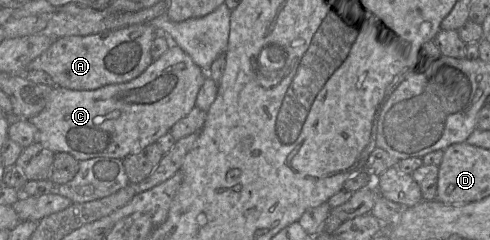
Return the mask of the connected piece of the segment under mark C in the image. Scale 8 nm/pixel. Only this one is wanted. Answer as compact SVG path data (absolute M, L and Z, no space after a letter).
M171 44L166 52L164 52L157 60L154 60L146 70L138 77L124 83L110 84L102 86L95 90L71 90L60 86L53 87L53 91L50 95L50 100L46 104L45 108L36 116L32 117L28 121L37 128L37 142L42 144L45 148L49 149L53 153L65 152L72 155L78 161L88 160L97 157L111 157L124 159L128 155L141 151L146 146L156 142L161 136L168 133L172 126L188 115L192 108L196 106L196 97L198 91L202 87L206 74L199 66L197 66L192 58L183 51L179 46Z

